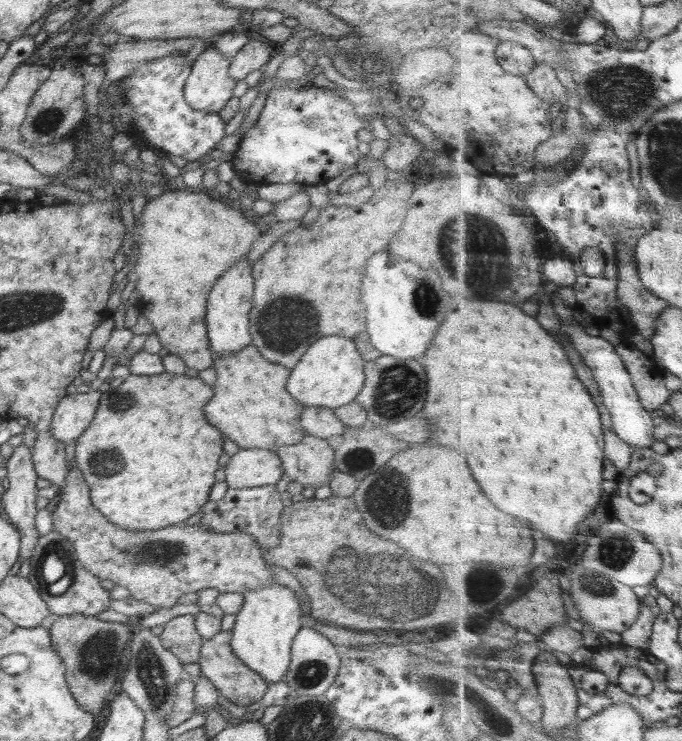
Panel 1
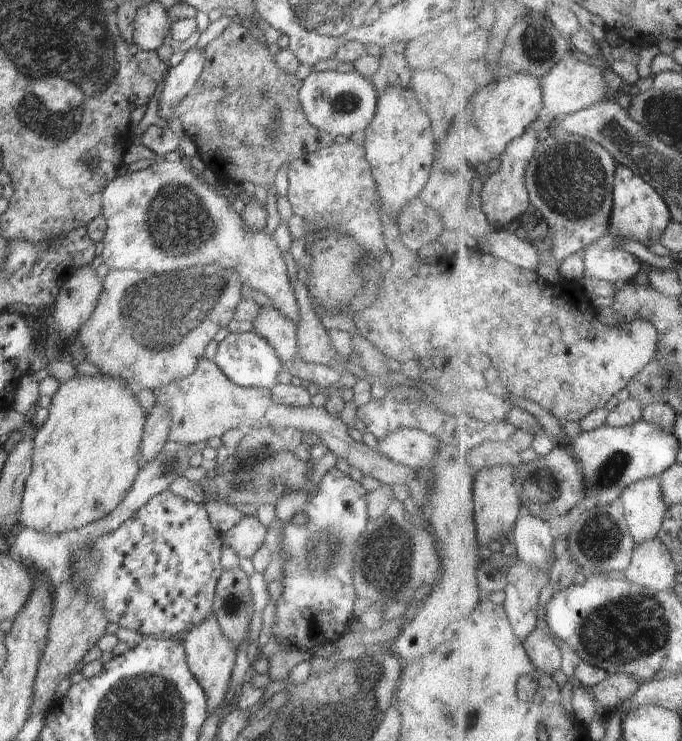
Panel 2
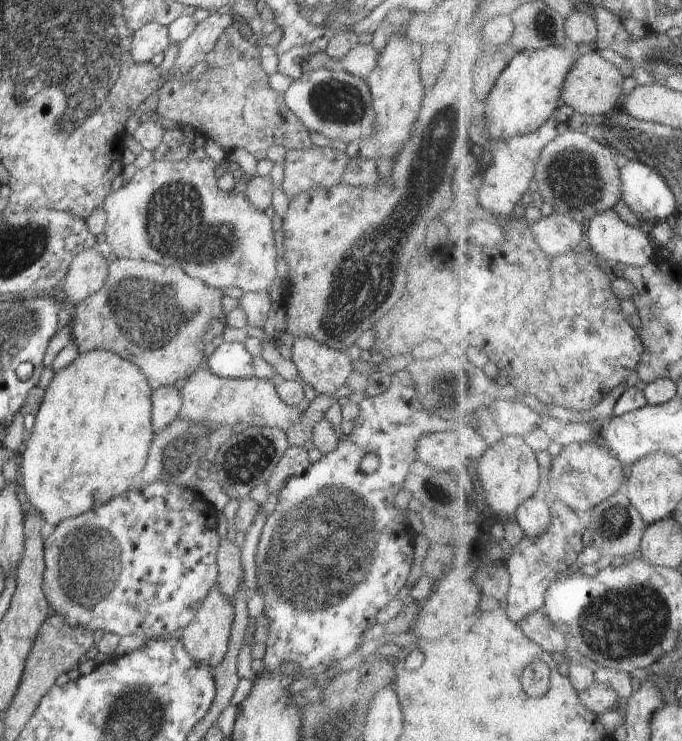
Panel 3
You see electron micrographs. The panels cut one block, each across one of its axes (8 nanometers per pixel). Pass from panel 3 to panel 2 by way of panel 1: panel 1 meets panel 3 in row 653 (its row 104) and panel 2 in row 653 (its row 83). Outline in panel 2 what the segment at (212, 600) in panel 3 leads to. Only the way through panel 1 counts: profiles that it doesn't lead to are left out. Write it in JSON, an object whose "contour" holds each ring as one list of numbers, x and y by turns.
{"contour":[[213,613,206,616,206,620,202,624,198,624,196,628,192,628,186,633,183,642,181,642,186,653,186,664,206,694,208,714,210,714,210,712,218,710,226,700,237,649,230,640,226,640,226,636,224,636]]}

